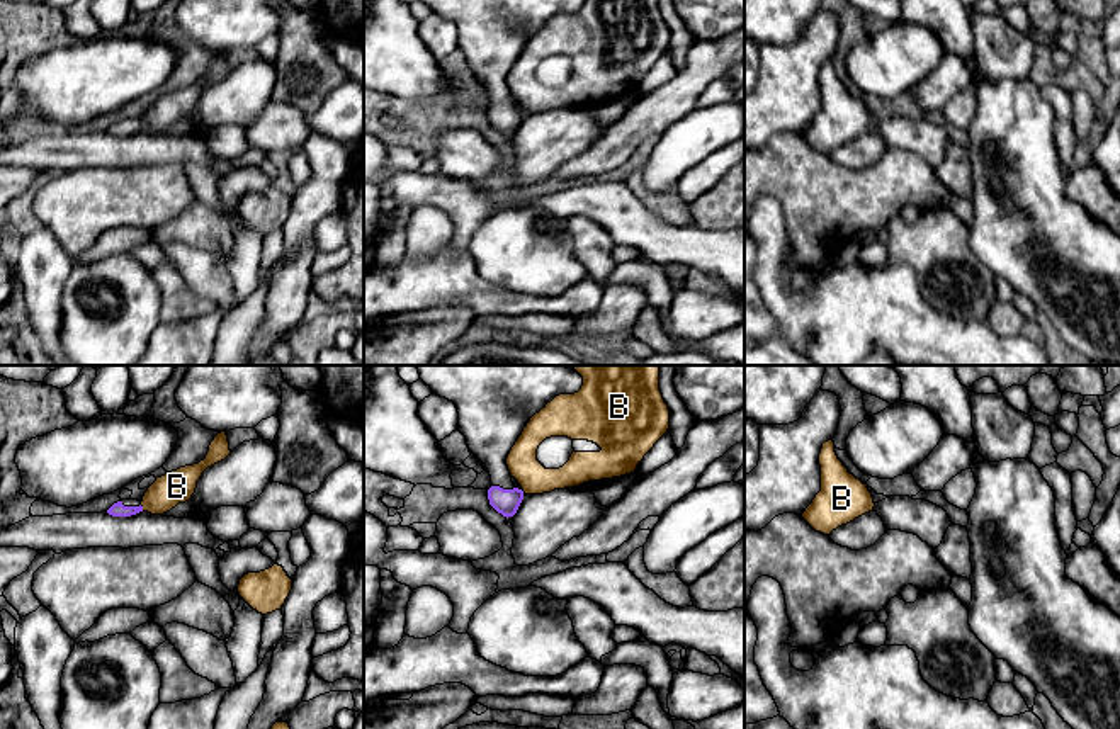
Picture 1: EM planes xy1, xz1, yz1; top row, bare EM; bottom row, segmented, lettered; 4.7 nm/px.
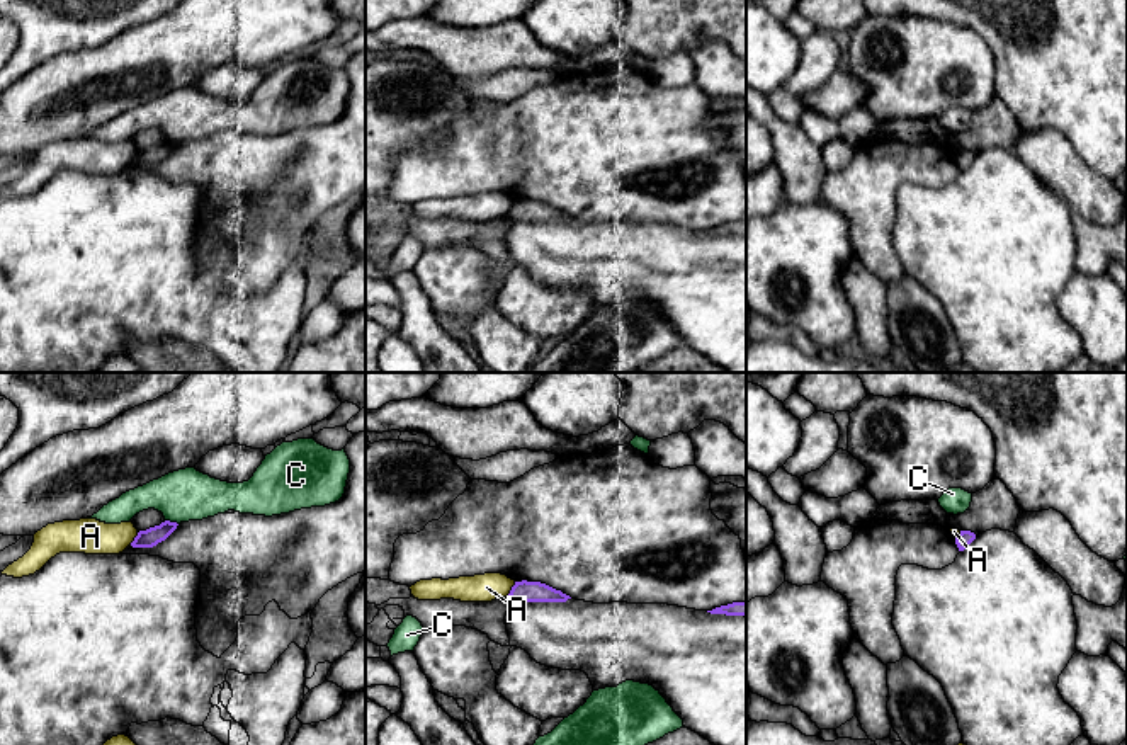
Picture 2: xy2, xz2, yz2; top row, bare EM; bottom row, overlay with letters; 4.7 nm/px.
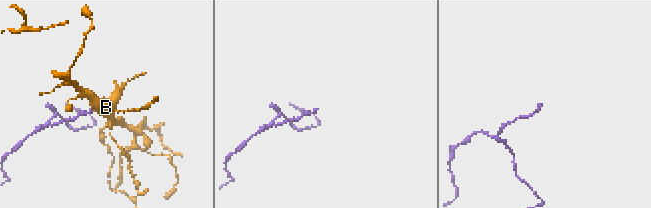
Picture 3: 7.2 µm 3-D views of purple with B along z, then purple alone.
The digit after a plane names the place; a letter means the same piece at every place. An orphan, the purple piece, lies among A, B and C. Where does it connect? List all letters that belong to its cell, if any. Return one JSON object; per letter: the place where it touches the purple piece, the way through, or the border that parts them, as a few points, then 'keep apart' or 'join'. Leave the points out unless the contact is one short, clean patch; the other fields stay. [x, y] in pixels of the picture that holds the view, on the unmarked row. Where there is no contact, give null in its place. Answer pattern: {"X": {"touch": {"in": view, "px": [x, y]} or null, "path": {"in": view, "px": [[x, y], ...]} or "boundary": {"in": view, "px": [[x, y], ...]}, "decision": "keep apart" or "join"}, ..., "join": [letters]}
{"A": {"touch": {"in": "xz2", "px": [512, 208]}, "decision": "keep apart"}, "B": {"touch": {"in": "xy1", "px": [141, 128]}, "boundary": {"in": "xy1", "px": [[140, 124], [143, 129]]}, "decision": "keep apart"}, "C": {"touch": {"in": "xy2", "px": [172, 142]}, "decision": "keep apart"}, "join": []}

